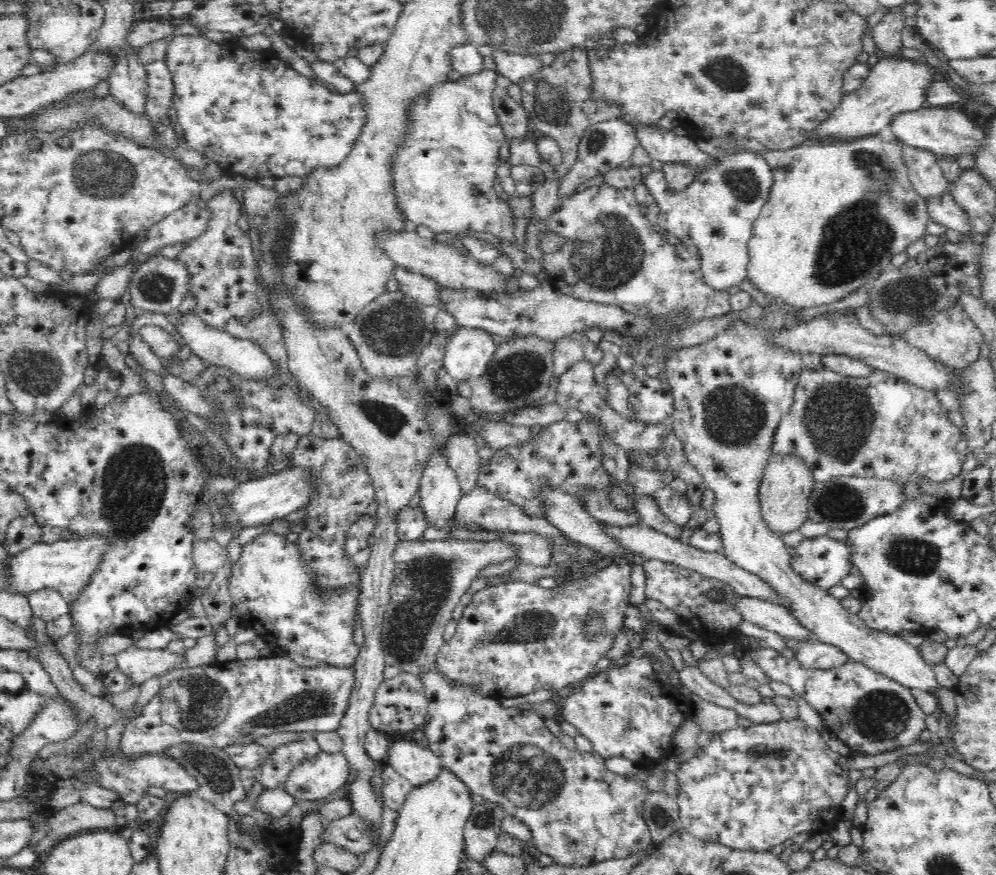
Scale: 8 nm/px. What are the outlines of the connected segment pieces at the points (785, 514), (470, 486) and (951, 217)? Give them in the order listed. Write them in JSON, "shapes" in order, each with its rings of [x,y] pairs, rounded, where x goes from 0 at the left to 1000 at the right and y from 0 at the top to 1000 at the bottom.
{"shapes":[[[[793,514],[791,518],[776,518],[767,538],[762,571],[765,589],[773,605],[783,611],[799,607],[810,594],[811,571],[818,553],[817,537],[809,531],[809,523]]],[[[458,496],[450,507],[452,534],[458,539],[464,563],[475,560],[481,553],[482,539],[487,528],[482,522],[483,504],[478,498]]],[[[950,217],[944,222],[936,222],[929,227],[933,249],[950,261],[961,263],[966,269],[974,269],[974,262],[970,258],[970,245],[962,235],[957,222]]]]}

